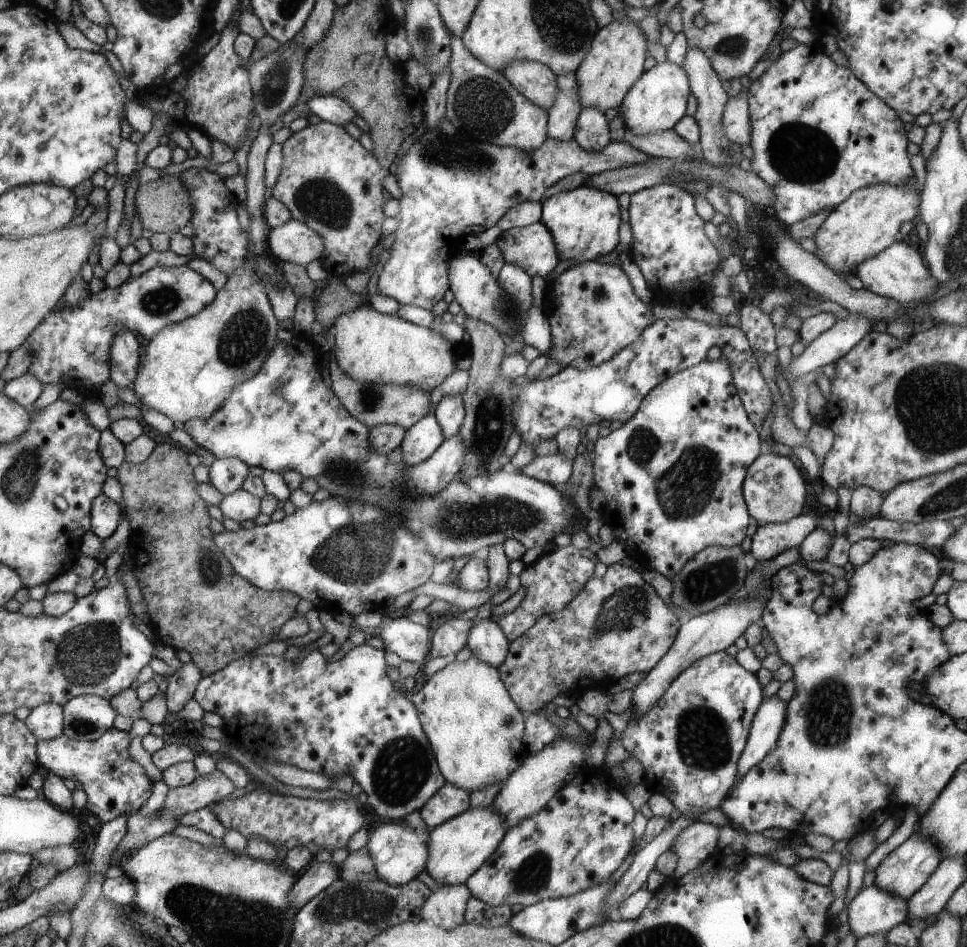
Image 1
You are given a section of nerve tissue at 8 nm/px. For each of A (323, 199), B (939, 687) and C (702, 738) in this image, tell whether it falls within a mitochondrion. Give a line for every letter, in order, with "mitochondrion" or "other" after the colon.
A: mitochondrion
B: other
C: mitochondrion

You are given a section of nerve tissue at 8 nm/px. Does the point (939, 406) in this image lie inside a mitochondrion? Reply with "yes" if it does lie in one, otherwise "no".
yes

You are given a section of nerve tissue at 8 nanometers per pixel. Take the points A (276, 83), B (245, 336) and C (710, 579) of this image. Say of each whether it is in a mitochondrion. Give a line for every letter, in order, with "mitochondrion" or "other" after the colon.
A: mitochondrion
B: mitochondrion
C: mitochondrion

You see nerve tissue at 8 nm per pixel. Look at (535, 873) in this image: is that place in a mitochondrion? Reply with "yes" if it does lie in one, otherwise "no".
yes

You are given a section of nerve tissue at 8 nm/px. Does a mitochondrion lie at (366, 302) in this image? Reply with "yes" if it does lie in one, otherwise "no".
no

